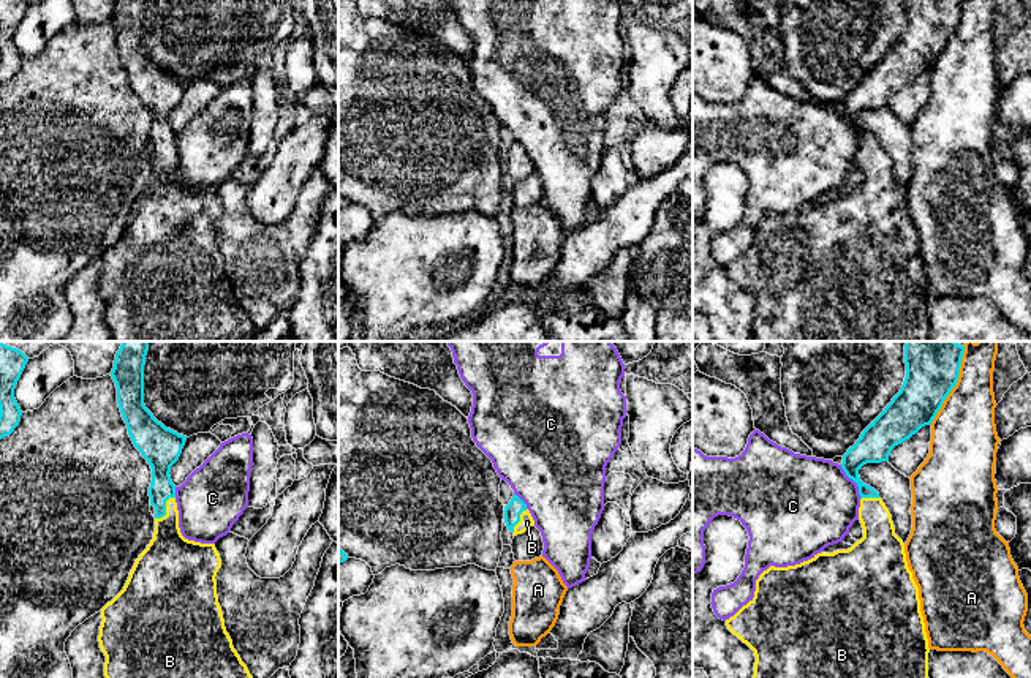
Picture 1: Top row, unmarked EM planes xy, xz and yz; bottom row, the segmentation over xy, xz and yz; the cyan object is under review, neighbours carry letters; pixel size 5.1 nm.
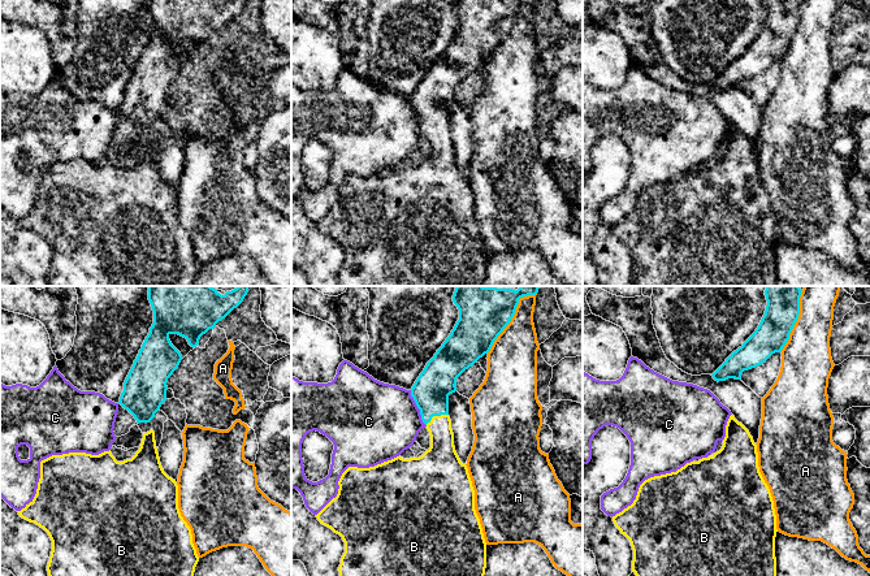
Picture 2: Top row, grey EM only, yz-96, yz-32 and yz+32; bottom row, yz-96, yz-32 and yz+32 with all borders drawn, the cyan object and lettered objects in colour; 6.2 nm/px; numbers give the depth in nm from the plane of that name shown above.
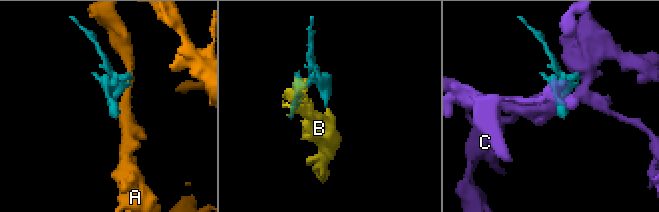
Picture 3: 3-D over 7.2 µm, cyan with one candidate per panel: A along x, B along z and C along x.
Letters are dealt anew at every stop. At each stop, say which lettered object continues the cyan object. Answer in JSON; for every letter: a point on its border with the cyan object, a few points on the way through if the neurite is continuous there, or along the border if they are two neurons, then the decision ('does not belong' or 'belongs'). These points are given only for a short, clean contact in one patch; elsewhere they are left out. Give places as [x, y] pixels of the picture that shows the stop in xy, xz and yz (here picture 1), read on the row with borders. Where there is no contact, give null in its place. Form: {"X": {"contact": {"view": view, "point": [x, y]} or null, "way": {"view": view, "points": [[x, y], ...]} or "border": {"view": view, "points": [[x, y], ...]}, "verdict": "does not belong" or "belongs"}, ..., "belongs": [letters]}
{"A": {"contact": {"view": "yz", "point": [955, 383]}, "verdict": "does not belong"}, "B": {"contact": {"view": "xy", "point": [165, 509]}, "way": {"view": "xy", "points": [[162, 489], [165, 509], [169, 558]]}, "verdict": "belongs"}, "C": {"contact": {"view": "yz", "point": [854, 481]}, "border": {"view": "yz", "points": [[840, 465], [856, 484], [861, 498]]}, "verdict": "does not belong"}, "belongs": ["B"]}

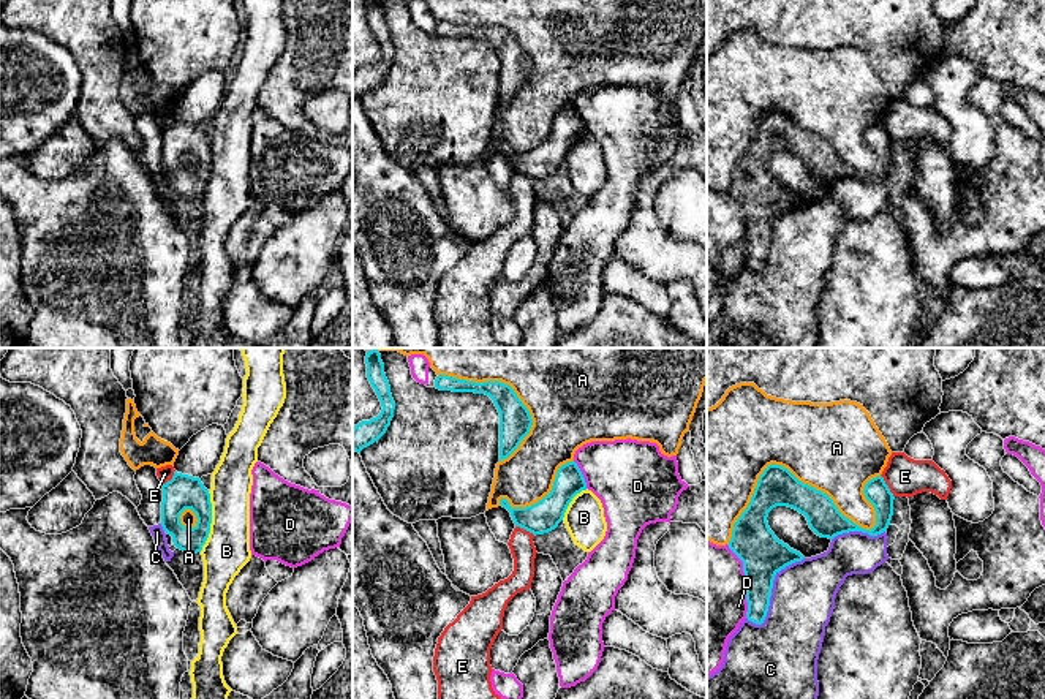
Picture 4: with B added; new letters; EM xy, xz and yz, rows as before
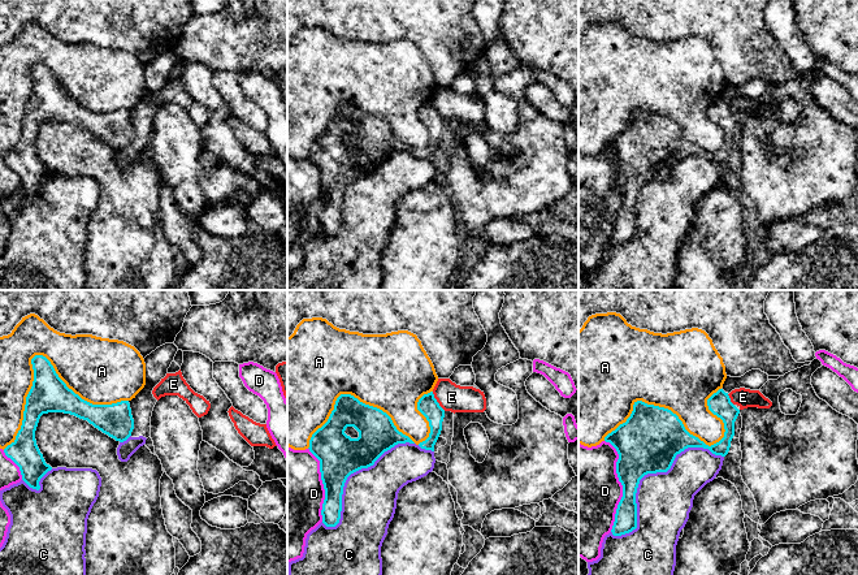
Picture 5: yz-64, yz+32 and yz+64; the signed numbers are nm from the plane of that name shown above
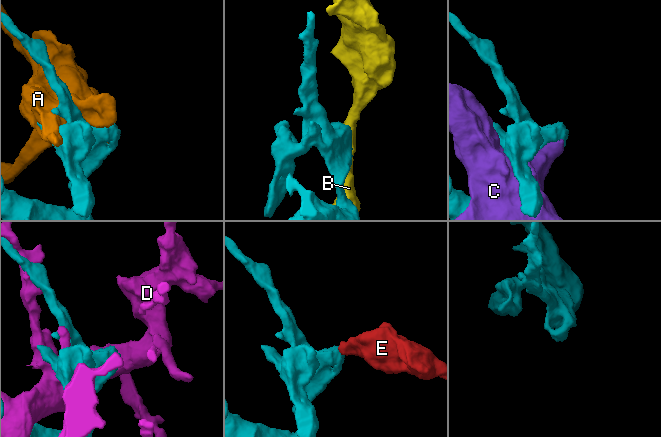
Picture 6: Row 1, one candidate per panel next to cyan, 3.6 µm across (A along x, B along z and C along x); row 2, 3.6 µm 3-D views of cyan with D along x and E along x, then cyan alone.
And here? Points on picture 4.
{"A": {"contact": {"view": "yz", "point": [810, 486]}, "verdict": "does not belong"}, "B": {"contact": {"view": "xy", "point": [211, 522]}, "verdict": "does not belong"}, "C": {"contact": {"view": "yz", "point": [770, 592]}, "verdict": "does not belong"}, "D": {"contact": {"view": "yz", "point": [745, 581]}, "verdict": "does not belong"}, "E": {"contact": {"view": "yz", "point": [887, 486]}, "border": {"view": "yz", "points": [[881, 475], [894, 497]]}, "verdict": "does not belong"}, "belongs": []}

